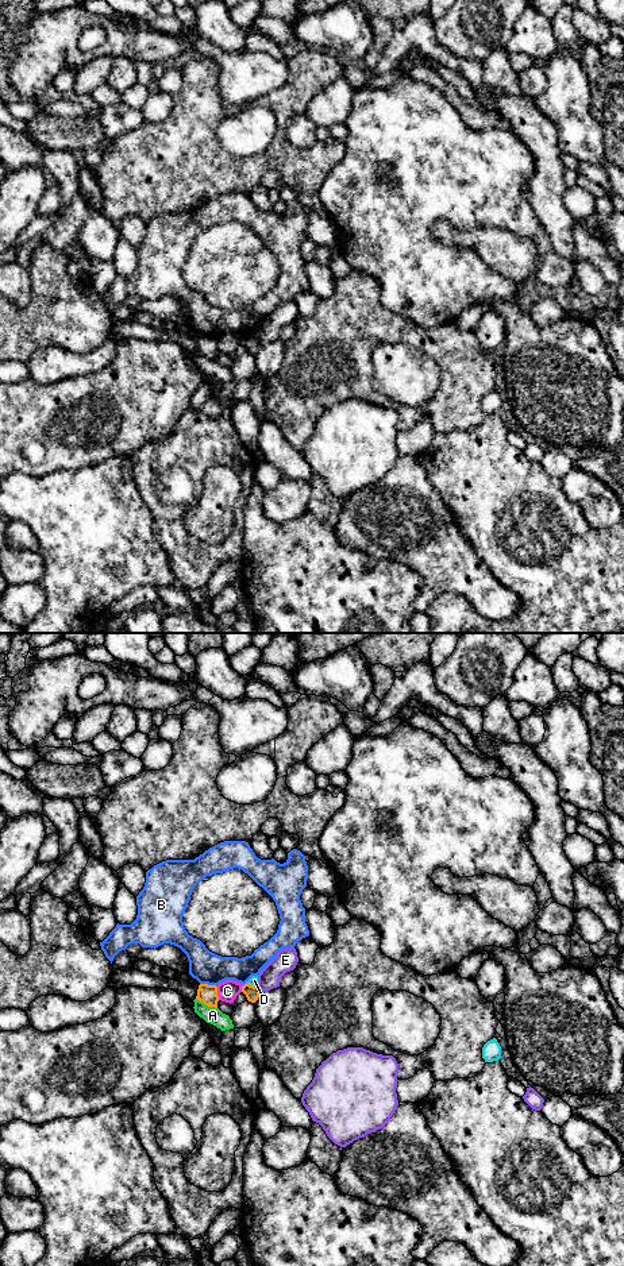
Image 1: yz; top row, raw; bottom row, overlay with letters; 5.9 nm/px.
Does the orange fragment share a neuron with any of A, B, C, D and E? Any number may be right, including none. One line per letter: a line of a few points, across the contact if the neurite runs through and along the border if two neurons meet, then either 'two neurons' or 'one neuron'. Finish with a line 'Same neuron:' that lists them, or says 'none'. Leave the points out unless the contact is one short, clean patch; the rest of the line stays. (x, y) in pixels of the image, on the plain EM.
A: two neurons
B: two neurons
C: two neurons
D: yz (246, 335), (257, 339) | two neurons
E: two neurons
Same neuron: none

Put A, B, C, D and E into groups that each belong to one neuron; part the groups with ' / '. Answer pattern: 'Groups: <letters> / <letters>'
Groups: A / B / C / D / E

